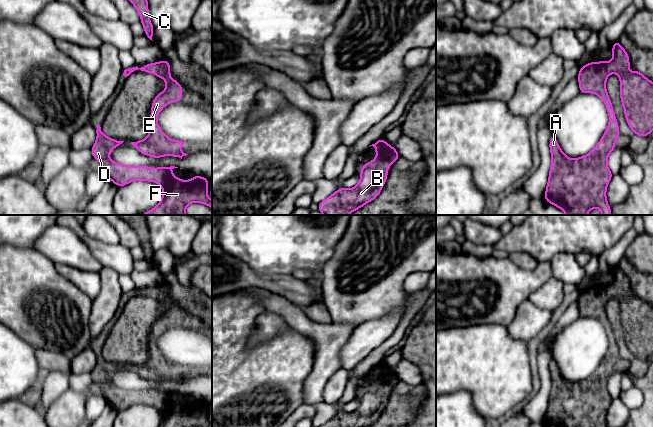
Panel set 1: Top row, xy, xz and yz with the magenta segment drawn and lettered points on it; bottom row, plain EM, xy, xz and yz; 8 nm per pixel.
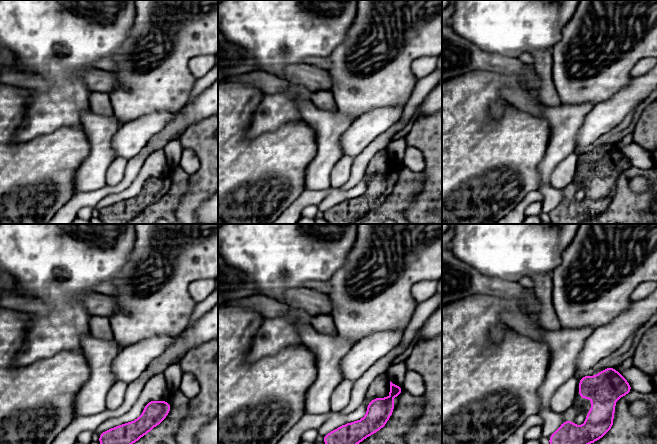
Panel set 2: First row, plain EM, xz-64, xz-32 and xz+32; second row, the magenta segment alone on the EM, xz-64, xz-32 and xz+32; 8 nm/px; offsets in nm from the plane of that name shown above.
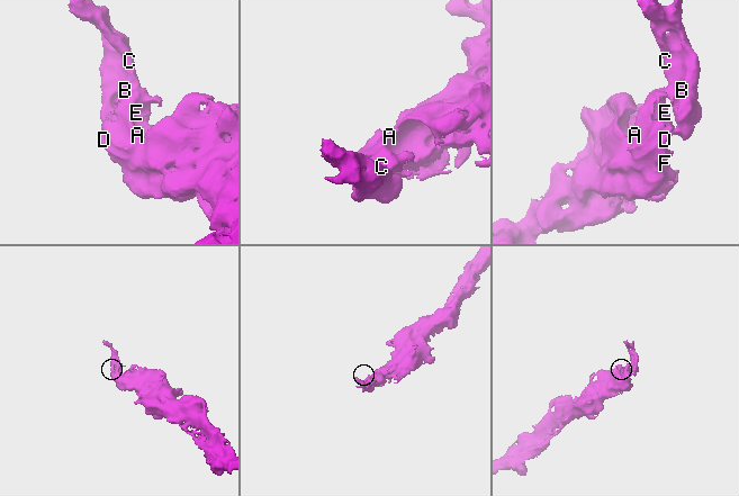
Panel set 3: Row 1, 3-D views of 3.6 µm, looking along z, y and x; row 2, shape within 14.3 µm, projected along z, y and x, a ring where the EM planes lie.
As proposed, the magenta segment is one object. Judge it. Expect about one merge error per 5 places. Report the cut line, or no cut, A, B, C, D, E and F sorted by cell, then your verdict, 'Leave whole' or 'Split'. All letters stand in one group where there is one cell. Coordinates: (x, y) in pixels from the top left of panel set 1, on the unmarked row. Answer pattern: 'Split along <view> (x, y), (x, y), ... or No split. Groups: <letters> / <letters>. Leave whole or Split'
No split. Groups: A B C D E F. Leave whole

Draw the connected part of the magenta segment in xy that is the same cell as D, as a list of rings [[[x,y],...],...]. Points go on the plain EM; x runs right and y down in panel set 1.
[[[97,350],[97,363],[91,377],[100,386],[108,404],[118,411],[124,410],[135,404],[155,405],[163,413],[160,427],[212,427],[207,419],[210,403],[195,399],[188,405],[172,400],[175,390],[161,391],[152,394],[150,390],[125,390],[109,383],[108,379],[113,372],[124,365],[106,361],[101,351]]]

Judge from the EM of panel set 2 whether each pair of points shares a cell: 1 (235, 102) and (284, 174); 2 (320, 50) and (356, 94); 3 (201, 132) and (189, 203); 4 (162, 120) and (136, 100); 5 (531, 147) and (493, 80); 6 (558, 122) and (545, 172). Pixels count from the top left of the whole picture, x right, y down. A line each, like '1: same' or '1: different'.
1: same
2: different
3: same
4: different
5: same
6: same

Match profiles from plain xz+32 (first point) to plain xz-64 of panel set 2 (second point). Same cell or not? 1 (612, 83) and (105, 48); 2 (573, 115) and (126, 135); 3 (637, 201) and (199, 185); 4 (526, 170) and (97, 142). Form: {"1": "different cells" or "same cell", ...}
{"1": "different cells", "2": "different cells", "3": "different cells", "4": "different cells"}

